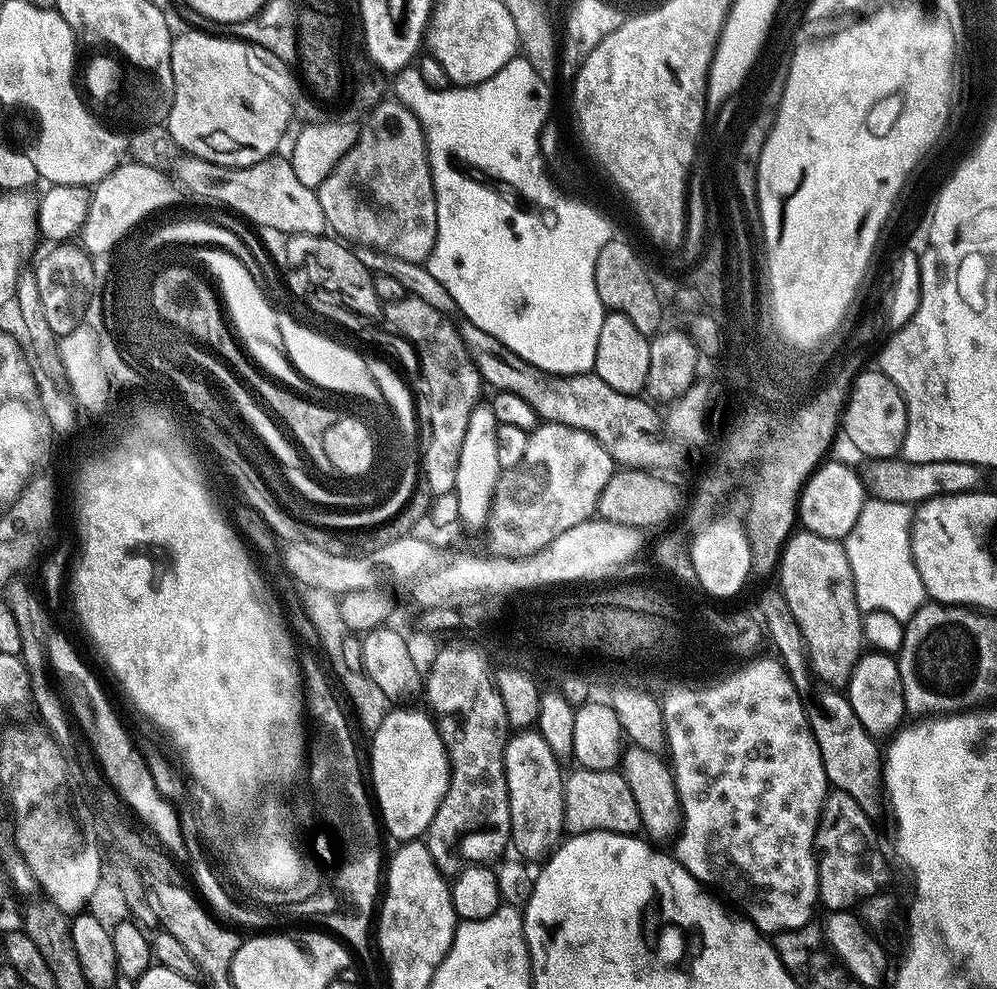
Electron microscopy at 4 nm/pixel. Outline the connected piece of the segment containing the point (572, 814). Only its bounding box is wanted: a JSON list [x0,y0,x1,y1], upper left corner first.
[564,767,642,834]

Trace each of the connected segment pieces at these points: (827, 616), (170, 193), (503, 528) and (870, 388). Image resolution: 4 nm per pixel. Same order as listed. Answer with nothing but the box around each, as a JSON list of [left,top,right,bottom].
[[779,531,866,690],[78,162,179,258],[490,422,613,556],[842,370,906,462]]

